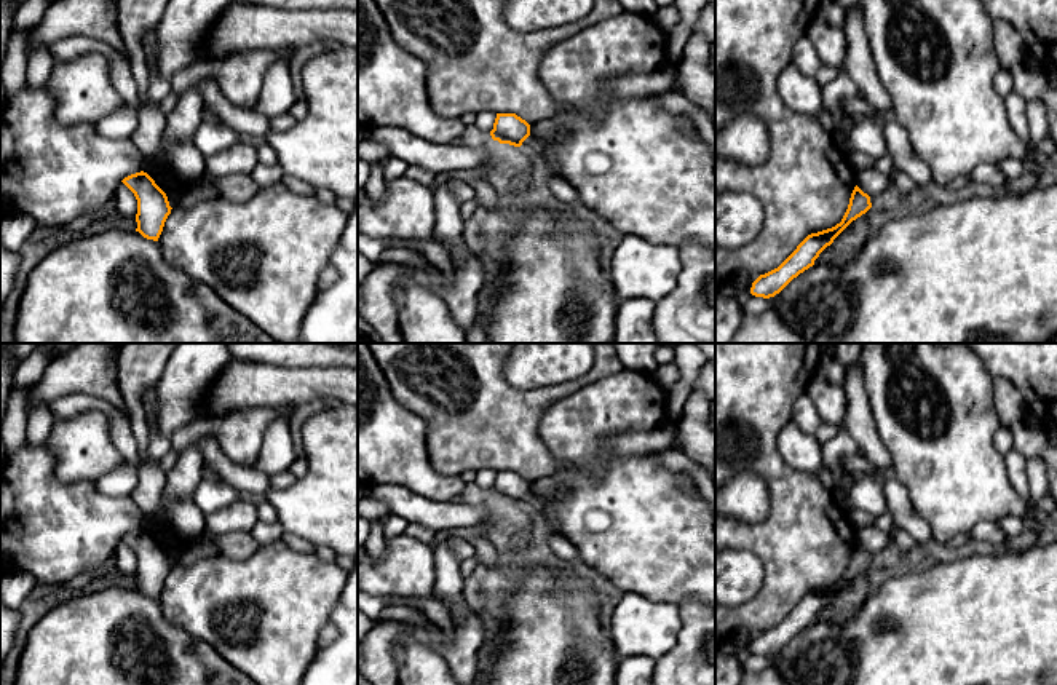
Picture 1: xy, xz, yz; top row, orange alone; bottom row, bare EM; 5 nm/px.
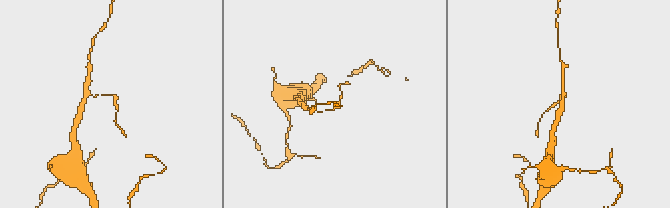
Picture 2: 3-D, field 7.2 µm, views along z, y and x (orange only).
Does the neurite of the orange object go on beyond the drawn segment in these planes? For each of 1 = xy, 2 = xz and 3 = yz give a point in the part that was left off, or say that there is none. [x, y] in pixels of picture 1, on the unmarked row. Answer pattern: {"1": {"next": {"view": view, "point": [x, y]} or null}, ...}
{"1": {"next": null}, "2": {"next": null}, "3": {"next": null}}

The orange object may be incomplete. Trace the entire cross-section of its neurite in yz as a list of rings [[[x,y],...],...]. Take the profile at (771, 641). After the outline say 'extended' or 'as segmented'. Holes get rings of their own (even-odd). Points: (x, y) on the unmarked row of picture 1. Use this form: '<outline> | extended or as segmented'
[[[856,543],[841,580],[832,586],[808,592],[778,626],[760,632],[752,640],[750,651],[763,656],[779,651],[794,636],[813,624],[819,612],[830,604],[853,578],[865,572],[870,565],[870,554]]] | as segmented

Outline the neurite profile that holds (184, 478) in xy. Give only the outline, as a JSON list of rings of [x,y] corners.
[[[195,444],[180,452],[177,463],[166,473],[163,501],[193,498],[196,487],[203,481],[204,466],[204,455]]]

